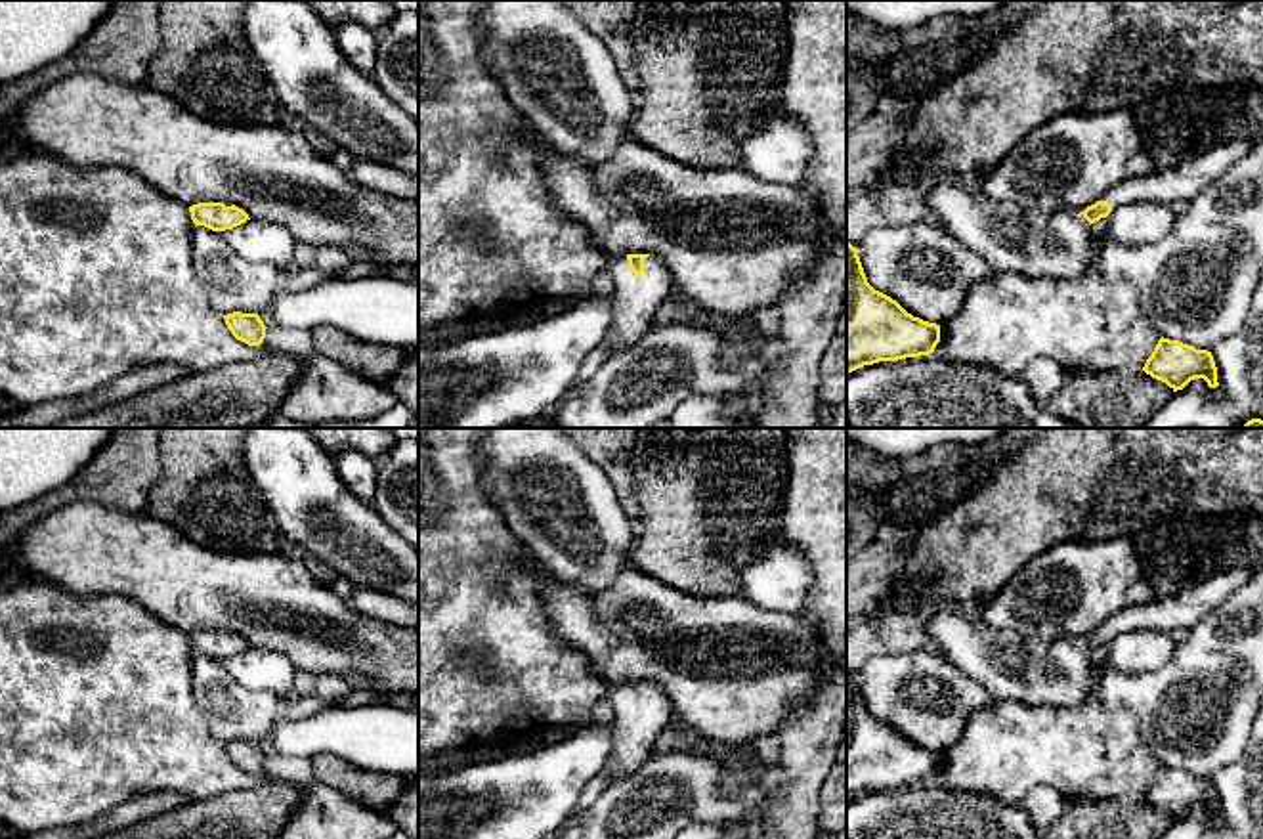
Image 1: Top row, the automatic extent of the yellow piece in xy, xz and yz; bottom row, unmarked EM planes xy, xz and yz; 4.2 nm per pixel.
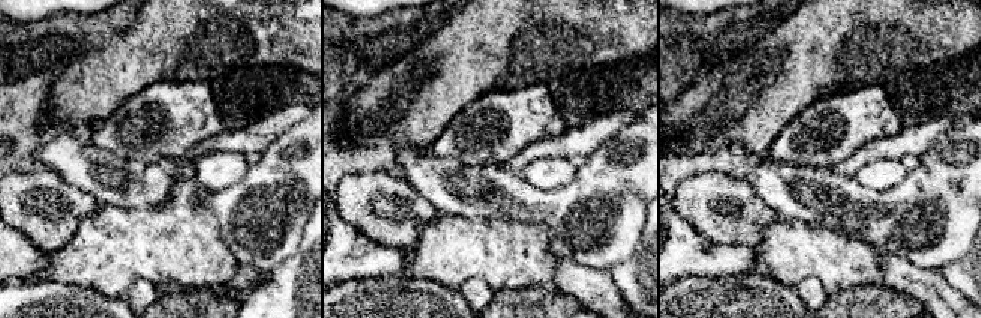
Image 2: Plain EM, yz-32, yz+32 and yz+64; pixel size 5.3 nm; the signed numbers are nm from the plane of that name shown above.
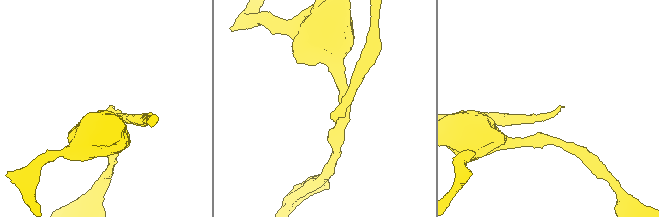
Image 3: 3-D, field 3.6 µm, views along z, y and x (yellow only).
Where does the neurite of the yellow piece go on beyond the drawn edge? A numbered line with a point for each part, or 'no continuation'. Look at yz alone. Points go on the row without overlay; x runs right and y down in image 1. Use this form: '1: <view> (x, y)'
1: yz (1183, 610)

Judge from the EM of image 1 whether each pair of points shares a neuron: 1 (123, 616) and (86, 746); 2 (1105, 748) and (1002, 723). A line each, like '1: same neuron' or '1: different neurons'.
1: same neuron
2: same neuron

